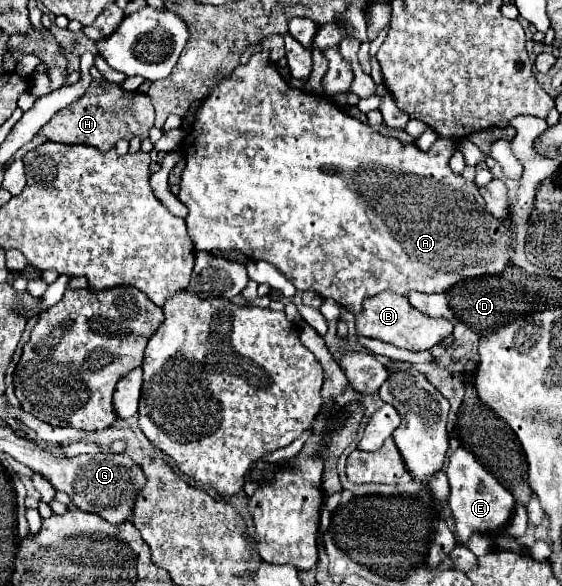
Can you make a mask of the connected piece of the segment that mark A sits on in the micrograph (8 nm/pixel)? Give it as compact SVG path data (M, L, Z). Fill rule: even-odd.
M253 53L251 55L251 59L249 59L249 63L247 65L239 65L225 81L221 81L221 85L217 87L217 89L213 89L209 95L207 95L207 99L203 101L203 105L199 107L199 111L197 111L197 117L195 117L197 121L195 121L195 127L193 127L193 131L187 135L187 139L181 143L181 151L183 151L183 155L185 155L185 161L187 161L187 167L185 167L185 171L183 171L183 177L181 177L181 191L179 191L179 199L187 205L187 209L189 209L189 215L187 215L187 219L185 219L185 223L187 223L187 233L189 233L189 237L191 237L191 241L193 241L193 245L195 245L195 251L213 251L213 249L239 249L239 251L243 251L247 257L251 257L251 259L255 259L255 261L267 261L267 263L271 263L271 265L275 265L299 291L315 291L315 293L319 293L323 299L333 299L335 303L339 303L341 307L345 307L347 311L351 311L353 315L357 315L357 313L361 313L363 311L363 301L367 299L367 297L373 297L373 295L377 295L377 293L381 293L381 291L385 291L385 289L391 289L391 291L395 291L395 293L399 293L399 295L405 295L407 297L407 293L409 291L421 291L421 293L447 293L453 285L457 285L459 281L465 281L465 279L475 279L475 277L481 277L481 275L499 275L503 269L507 269L509 267L509 261L511 261L511 255L513 255L513 249L515 249L515 239L513 239L513 233L511 233L511 229L507 229L499 219L495 219L491 213L487 213L487 209L485 209L485 201L483 201L483 197L479 195L479 187L475 185L475 183L471 183L471 181L467 181L467 185L465 185L465 177L461 177L461 175L457 175L457 173L453 173L451 171L451 167L449 167L449 159L451 159L451 155L455 153L455 149L457 149L457 141L437 141L429 151L419 151L415 145L401 145L397 139L393 139L393 137L383 137L383 135L379 135L379 133L375 133L369 125L365 125L365 123L361 123L359 119L353 119L353 117L349 117L349 115L345 115L343 111L339 111L337 107L335 107L335 103L333 101L329 101L329 99L325 99L325 97L315 97L315 95L309 95L309 93L303 93L301 89L291 89L287 83L285 83L285 79L279 75L279 71L267 61L267 53Z

